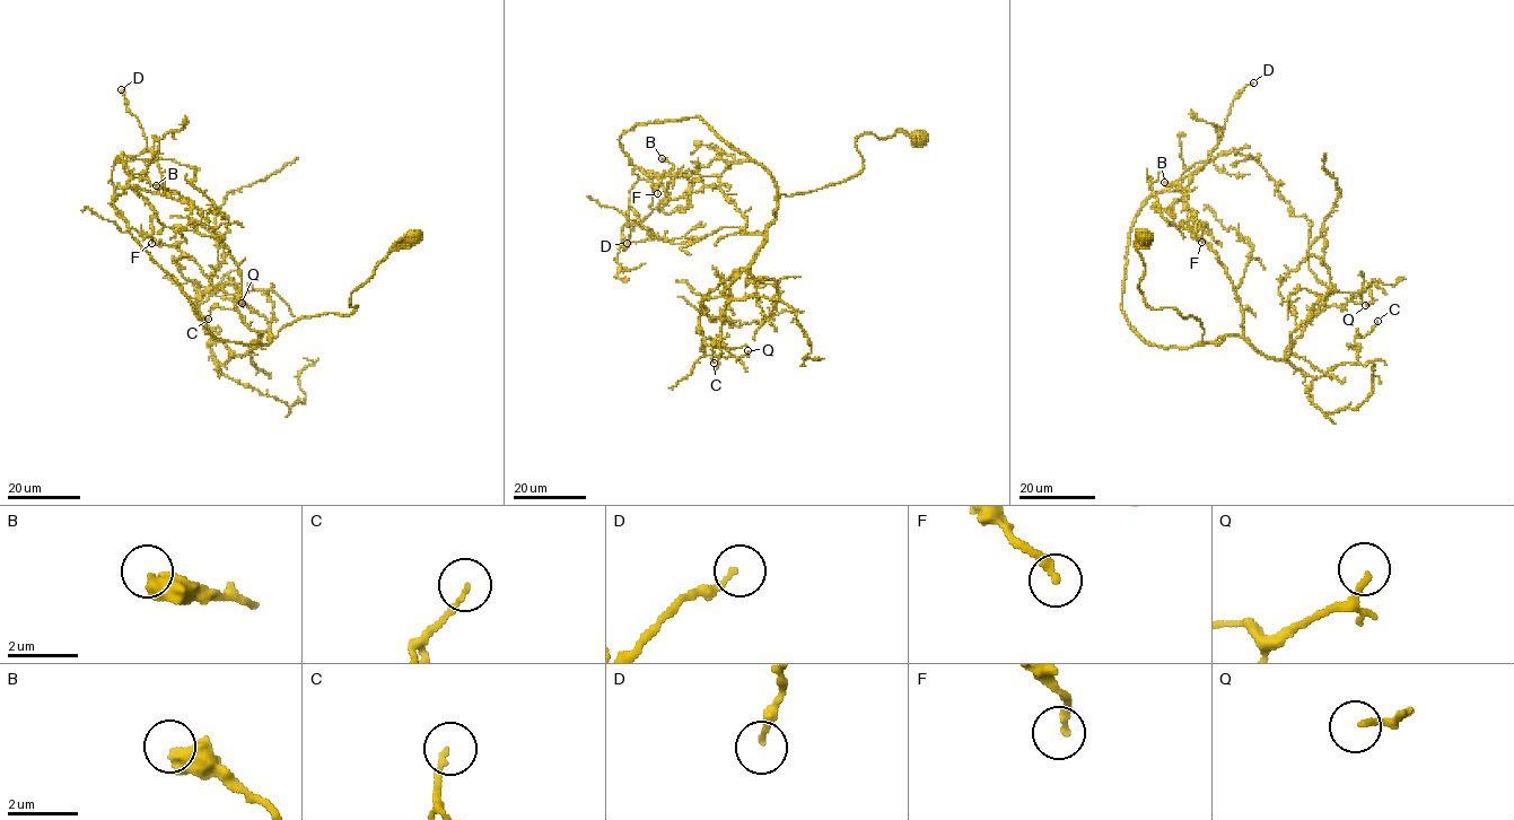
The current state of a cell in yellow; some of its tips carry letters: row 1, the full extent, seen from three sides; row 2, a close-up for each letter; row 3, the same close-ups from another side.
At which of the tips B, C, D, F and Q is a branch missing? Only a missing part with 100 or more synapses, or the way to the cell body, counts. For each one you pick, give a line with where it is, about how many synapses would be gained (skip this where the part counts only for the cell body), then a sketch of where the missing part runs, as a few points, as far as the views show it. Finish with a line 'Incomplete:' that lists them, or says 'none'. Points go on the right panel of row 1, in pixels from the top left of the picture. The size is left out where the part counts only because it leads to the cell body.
Incomplete: none

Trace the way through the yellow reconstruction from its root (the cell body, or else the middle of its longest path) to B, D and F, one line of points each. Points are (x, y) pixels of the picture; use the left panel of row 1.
B: (413, 237), (350, 314), (272, 338), (235, 305), (238, 267), (213, 235), (229, 220), (156, 185)
D: (413, 237), (350, 314), (250, 329), (213, 235), (229, 220), (168, 195), (121, 89)
F: (413, 237), (350, 314), (272, 338), (244, 321), (215, 235), (154, 217), (151, 243)

